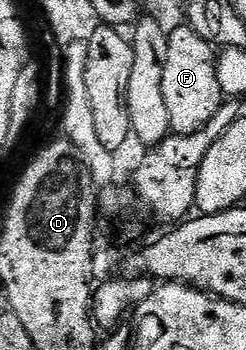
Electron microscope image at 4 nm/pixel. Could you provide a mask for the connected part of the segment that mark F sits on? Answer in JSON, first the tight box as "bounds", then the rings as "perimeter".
{"bounds":[164,25,224,135],"perimeter":[[[181,25],[168,34],[168,55],[164,61],[164,106],[168,109],[170,130],[176,135],[196,133],[208,121],[212,121],[212,113],[220,109],[224,96],[220,89],[220,81],[216,81],[215,48],[205,43],[189,25]]]}

